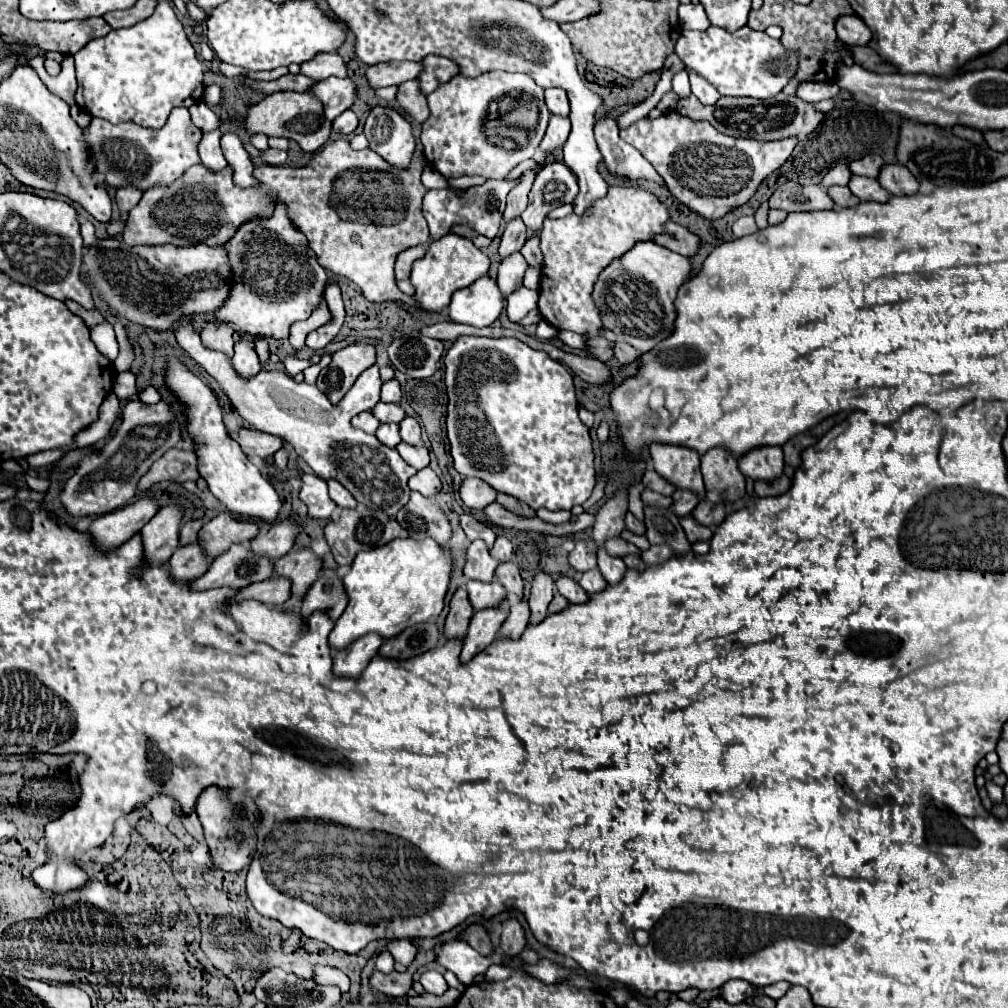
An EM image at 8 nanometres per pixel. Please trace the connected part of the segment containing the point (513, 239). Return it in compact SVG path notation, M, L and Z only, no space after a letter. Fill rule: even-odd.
M515 218L511 222L507 222L505 226L505 232L501 236L501 246L499 246L499 254L501 258L507 258L511 256L513 252L521 250L521 246L525 244L525 224L521 218Z

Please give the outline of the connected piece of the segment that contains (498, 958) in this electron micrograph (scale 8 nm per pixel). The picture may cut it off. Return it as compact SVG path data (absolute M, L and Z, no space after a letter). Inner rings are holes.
M453 940L441 944L435 962L451 970L461 984L469 986L477 974L485 974L491 964L501 964L503 958L505 954L499 948L491 956L481 956L465 940Z

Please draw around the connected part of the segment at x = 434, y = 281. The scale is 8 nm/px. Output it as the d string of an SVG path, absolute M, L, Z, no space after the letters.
M445 234L439 240L429 244L427 254L413 262L411 270L411 282L415 286L415 300L425 312L441 312L449 306L451 294L455 290L471 286L475 280L485 276L489 272L489 258L469 240L455 234Z

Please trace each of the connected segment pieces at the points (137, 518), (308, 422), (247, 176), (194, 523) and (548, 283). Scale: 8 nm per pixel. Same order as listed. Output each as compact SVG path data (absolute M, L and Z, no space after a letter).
M141 498L125 508L99 516L89 528L93 542L99 548L103 546L103 550L113 550L137 534L157 514L157 510L159 504L153 498Z
M179 322L175 326L177 344L209 374L213 376L221 390L231 400L233 408L259 432L277 434L289 442L297 454L313 468L323 480L339 480L357 502L373 510L383 510L389 516L395 516L409 502L407 480L417 472L409 466L395 448L383 446L377 436L371 436L359 428L351 426L351 418L363 410L371 410L379 402L381 378L379 366L367 368L351 390L341 398L339 404L331 404L329 398L315 386L307 382L295 382L283 370L261 370L255 378L245 380L233 368L231 358L223 352L203 346L199 332L191 322Z
M225 132L221 136L221 148L223 148L223 154L225 154L227 162L233 166L233 182L237 186L243 186L243 188L255 186L257 182L251 176L251 172L253 172L255 166L249 160L249 154L245 152L239 136L233 134L233 132Z
M189 520L189 522L185 522L183 528L181 528L181 546L183 544L193 544L197 540L197 534L199 534L201 526L203 526L201 520Z
M609 186L607 194L593 202L587 214L577 216L569 214L559 220L545 218L541 238L541 252L543 252L543 268L541 268L541 286L539 286L539 312L543 320L547 320L557 330L571 330L577 334L587 334L589 338L599 336L603 330L601 314L591 298L591 290L605 266L609 266L615 258L621 258L635 242L649 240L653 242L655 236L665 232L665 222L669 220L669 208L649 190L633 188L633 186Z

